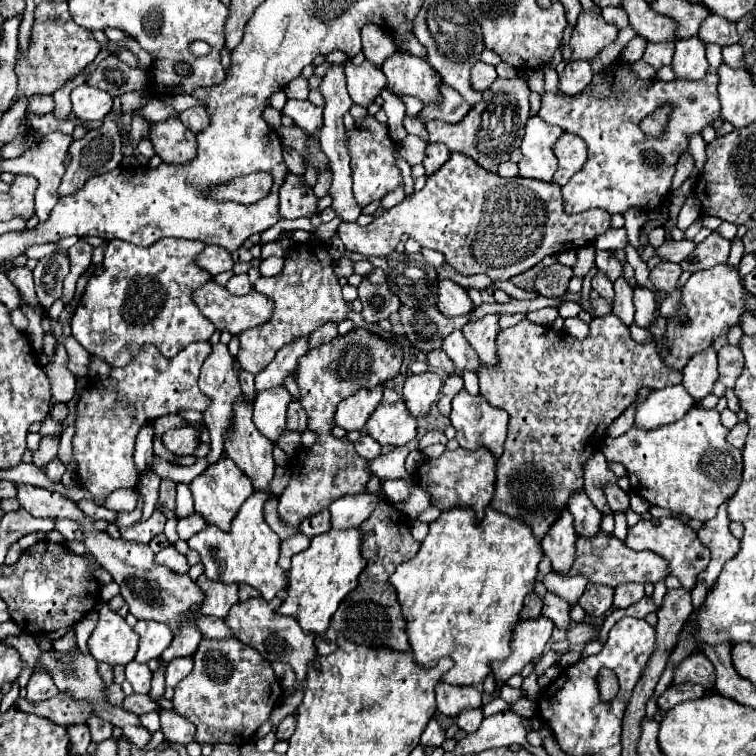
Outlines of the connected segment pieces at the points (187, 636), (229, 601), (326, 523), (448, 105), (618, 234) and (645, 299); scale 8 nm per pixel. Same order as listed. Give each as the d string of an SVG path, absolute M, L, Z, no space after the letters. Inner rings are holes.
M186 624L186 628L182 628L182 632L178 632L178 636L174 636L170 648L166 648L166 652L162 652L162 662L170 662L170 660L182 658L182 656L192 656L196 652L200 640L202 640L202 634L192 624Z
M204 574L198 576L196 584L206 594L202 614L224 618L228 610L238 602L238 584L218 584L216 580L206 580Z
M324 508L322 512L318 512L318 516L310 516L306 520L302 520L300 524L300 530L304 536L312 538L316 534L322 534L322 532L328 532L332 526L330 526L330 514L328 514L328 508Z
M442 86L442 104L440 106L424 106L422 112L418 114L418 120L422 124L440 118L444 122L456 124L460 122L466 114L470 112L470 106L466 104L466 100L462 100L462 96L458 92L454 92L454 88L450 86Z
M610 228L608 232L598 236L594 242L596 250L624 249L628 244L626 229Z
M634 288L634 306L636 306L636 324L648 328L656 320L656 298L648 288Z

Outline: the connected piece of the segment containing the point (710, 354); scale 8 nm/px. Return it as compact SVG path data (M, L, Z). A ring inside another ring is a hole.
M712 345L706 352L698 352L686 362L682 386L694 400L702 400L706 394L710 394L714 382L718 380L717 369L716 348Z

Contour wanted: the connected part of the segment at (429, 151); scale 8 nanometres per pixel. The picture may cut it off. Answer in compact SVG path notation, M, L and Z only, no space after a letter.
M428 144L426 148L426 158L424 158L424 168L426 168L426 176L438 172L450 158L450 152L444 144Z

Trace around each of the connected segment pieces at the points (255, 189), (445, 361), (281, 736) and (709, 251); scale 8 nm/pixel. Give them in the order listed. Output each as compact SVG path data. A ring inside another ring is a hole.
M266 172L238 176L230 184L224 184L212 192L216 200L232 200L242 204L252 204L262 200L272 188L272 176Z
M434 350L434 352L426 354L426 360L428 360L428 364L430 364L432 368L442 368L442 370L446 370L448 374L458 374L458 372L454 372L454 364L450 364L450 358L448 358L446 352L442 352L442 350Z
M290 714L290 716L286 716L286 718L278 724L276 738L278 738L278 740L288 740L288 738L294 734L294 728L296 728L296 714Z
M714 230L704 242L696 246L696 252L692 252L692 256L680 262L680 266L682 270L698 272L698 270L706 270L718 264L726 264L728 254L730 254L730 242L720 232Z

